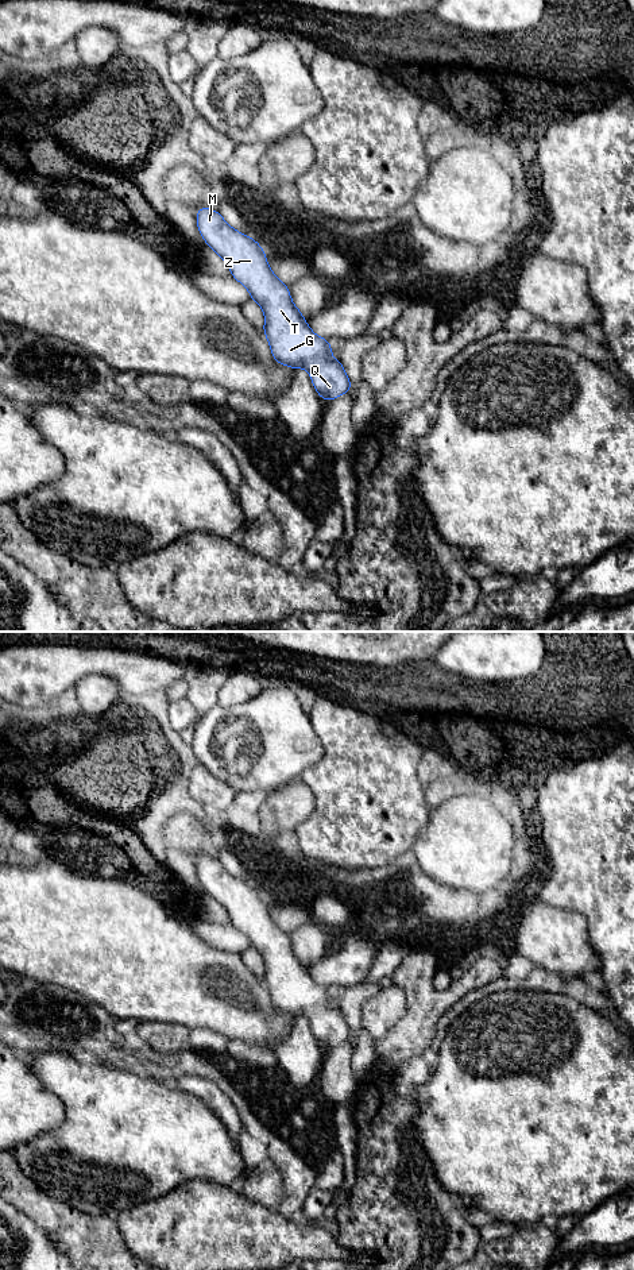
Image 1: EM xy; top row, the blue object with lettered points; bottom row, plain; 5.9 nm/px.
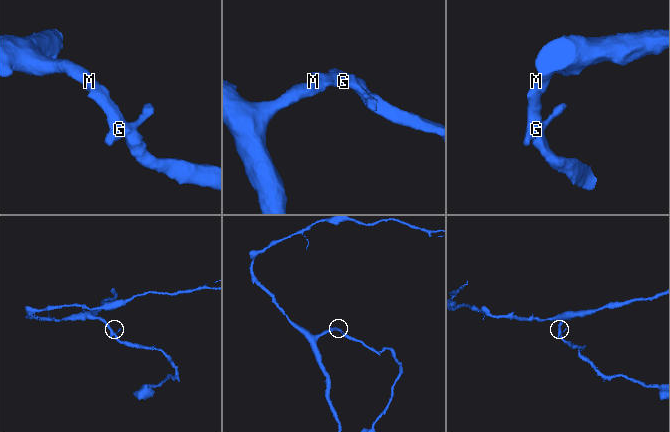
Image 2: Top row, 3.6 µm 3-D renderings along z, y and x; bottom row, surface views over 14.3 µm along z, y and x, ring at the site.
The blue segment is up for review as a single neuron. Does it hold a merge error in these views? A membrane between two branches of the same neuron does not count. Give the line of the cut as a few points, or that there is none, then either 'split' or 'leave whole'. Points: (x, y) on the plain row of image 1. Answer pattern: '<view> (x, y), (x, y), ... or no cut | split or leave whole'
no cut | leave whole

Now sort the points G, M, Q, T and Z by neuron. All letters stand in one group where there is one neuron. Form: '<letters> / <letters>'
G M Q T Z

